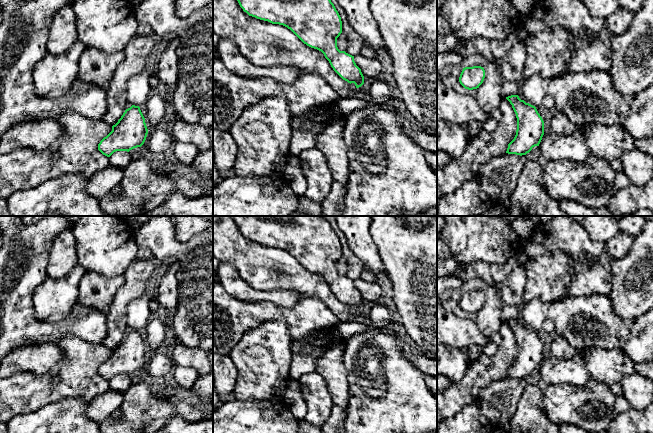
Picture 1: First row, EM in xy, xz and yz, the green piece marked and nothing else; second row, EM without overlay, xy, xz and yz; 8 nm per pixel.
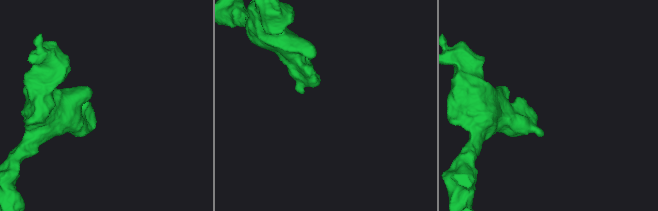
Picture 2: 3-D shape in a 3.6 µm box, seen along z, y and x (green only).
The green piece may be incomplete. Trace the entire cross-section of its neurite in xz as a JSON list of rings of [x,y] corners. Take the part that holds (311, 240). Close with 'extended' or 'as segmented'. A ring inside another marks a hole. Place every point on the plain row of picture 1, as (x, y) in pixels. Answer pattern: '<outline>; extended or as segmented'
[[[230,216],[249,240],[290,253],[304,268],[321,275],[333,294],[356,312],[364,308],[364,300],[354,280],[340,275],[337,262],[342,257],[341,241],[331,224],[322,216]]]; as segmented

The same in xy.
[[[139,330],[126,333],[112,355],[98,368],[98,374],[110,381],[116,375],[127,375],[141,371],[147,361],[148,353]]]; as segmented

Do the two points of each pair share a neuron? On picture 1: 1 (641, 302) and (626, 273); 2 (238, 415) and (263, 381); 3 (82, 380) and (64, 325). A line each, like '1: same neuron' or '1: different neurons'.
1: same neuron
2: different neurons
3: different neurons

